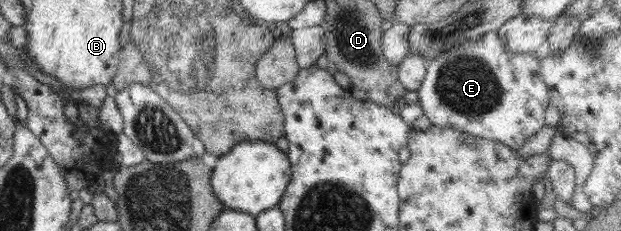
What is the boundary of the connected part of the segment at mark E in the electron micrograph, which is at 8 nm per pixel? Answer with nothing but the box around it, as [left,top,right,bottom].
[417,31,549,149]

